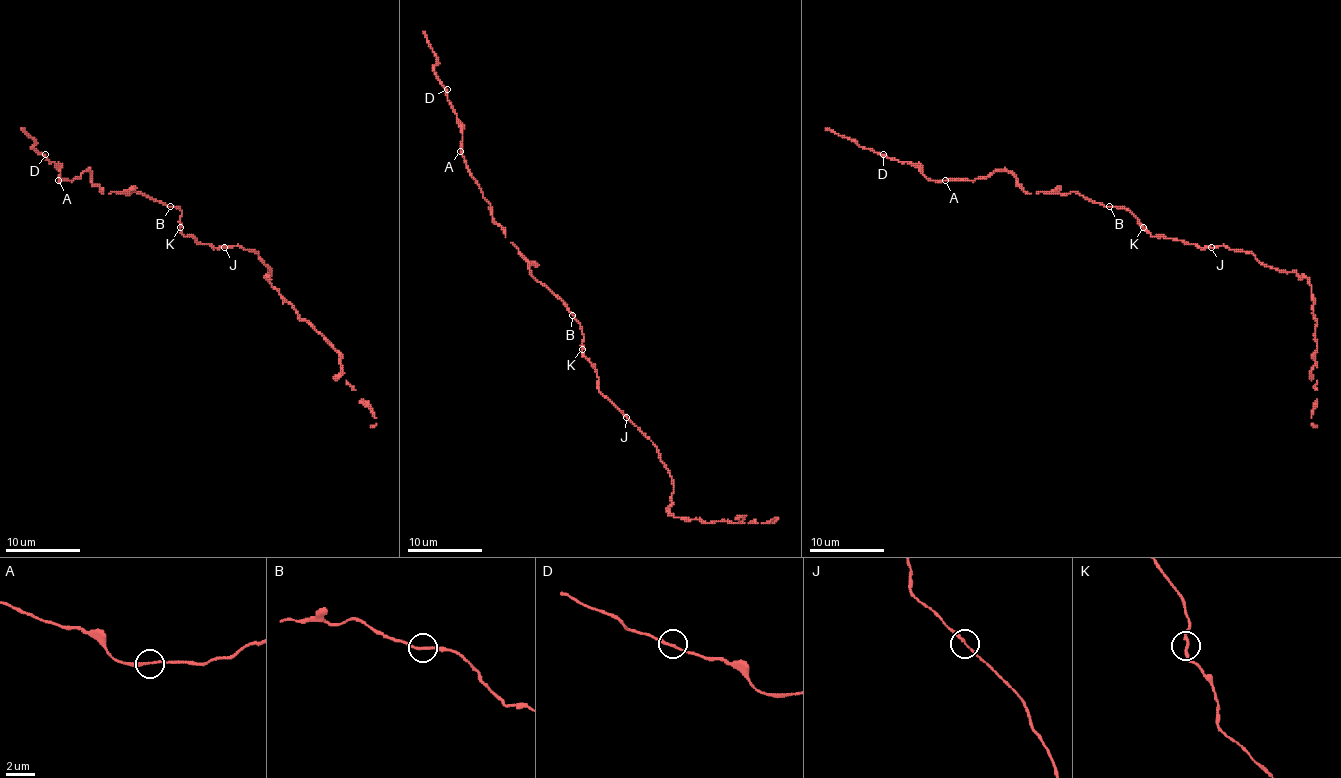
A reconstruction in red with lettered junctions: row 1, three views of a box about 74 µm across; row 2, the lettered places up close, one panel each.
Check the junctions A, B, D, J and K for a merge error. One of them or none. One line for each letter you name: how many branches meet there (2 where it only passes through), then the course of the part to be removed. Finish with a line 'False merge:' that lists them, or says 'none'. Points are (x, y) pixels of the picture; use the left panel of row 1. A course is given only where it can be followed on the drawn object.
False merge: none

